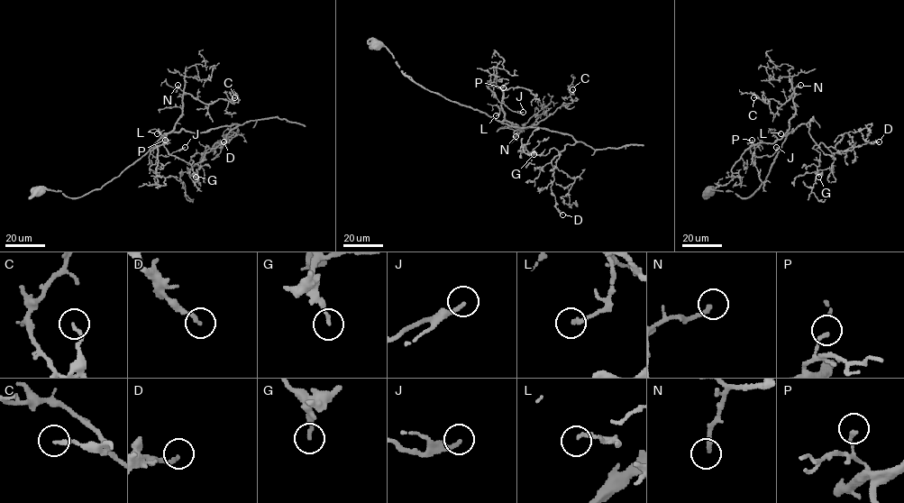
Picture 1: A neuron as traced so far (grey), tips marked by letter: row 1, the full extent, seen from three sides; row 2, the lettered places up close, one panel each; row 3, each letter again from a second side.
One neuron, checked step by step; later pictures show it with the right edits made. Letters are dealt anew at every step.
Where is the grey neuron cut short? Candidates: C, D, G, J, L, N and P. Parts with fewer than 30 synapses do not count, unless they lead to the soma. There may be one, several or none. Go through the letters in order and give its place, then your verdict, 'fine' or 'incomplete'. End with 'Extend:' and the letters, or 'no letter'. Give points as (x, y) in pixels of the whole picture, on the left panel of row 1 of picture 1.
C: place (234, 97); fine
D: place (223, 141); fine
G: place (196, 177); fine
J: place (185, 147); fine
L: place (157, 133); fine
N: place (178, 85); fine
P: place (165, 140); fine
Extend: no letter

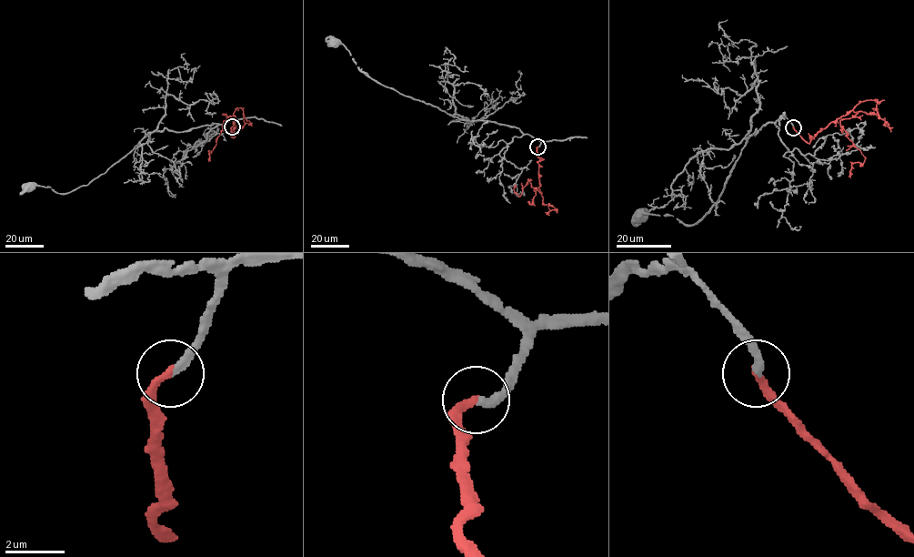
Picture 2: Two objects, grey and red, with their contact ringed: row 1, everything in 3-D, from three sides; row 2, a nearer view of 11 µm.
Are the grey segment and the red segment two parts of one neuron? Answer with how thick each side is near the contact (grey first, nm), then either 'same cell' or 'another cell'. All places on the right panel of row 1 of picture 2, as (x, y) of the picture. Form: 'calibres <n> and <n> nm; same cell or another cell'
calibres 280 and 240 nm; same cell

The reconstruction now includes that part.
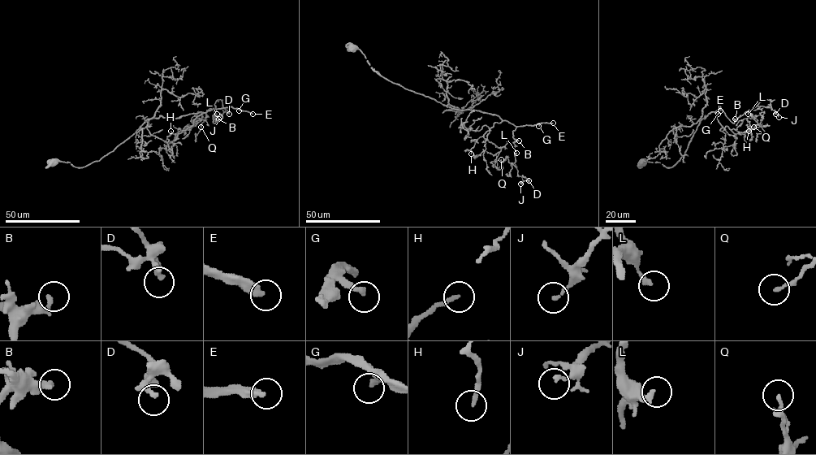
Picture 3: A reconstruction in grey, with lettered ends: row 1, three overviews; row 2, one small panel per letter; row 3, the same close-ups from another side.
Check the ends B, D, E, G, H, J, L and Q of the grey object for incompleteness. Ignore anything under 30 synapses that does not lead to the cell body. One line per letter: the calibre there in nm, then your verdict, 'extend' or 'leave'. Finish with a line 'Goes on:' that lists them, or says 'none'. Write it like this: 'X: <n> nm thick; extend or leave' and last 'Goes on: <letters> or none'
B: 280 nm thick; leave
D: 240 nm thick; leave
E: 320 nm thick; extend
G: 240 nm thick; extend
H: 190 nm thick; extend
J: 160 nm thick; leave
L: 240 nm thick; leave
Q: 180 nm thick; leave
Goes on: E, G, H

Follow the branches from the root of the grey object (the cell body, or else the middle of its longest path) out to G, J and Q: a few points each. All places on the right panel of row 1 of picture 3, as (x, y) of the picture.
G: (643, 162), (643, 159), (659, 162), (671, 167), (684, 155), (701, 119), (721, 109), (720, 107), (720, 110)
J: (643, 162), (672, 166), (684, 155), (699, 122), (717, 110), (733, 123), (762, 101), (770, 99), (779, 117)
Q: (643, 162), (672, 166), (699, 122), (717, 110), (733, 123), (760, 106), (751, 111), (753, 127)

